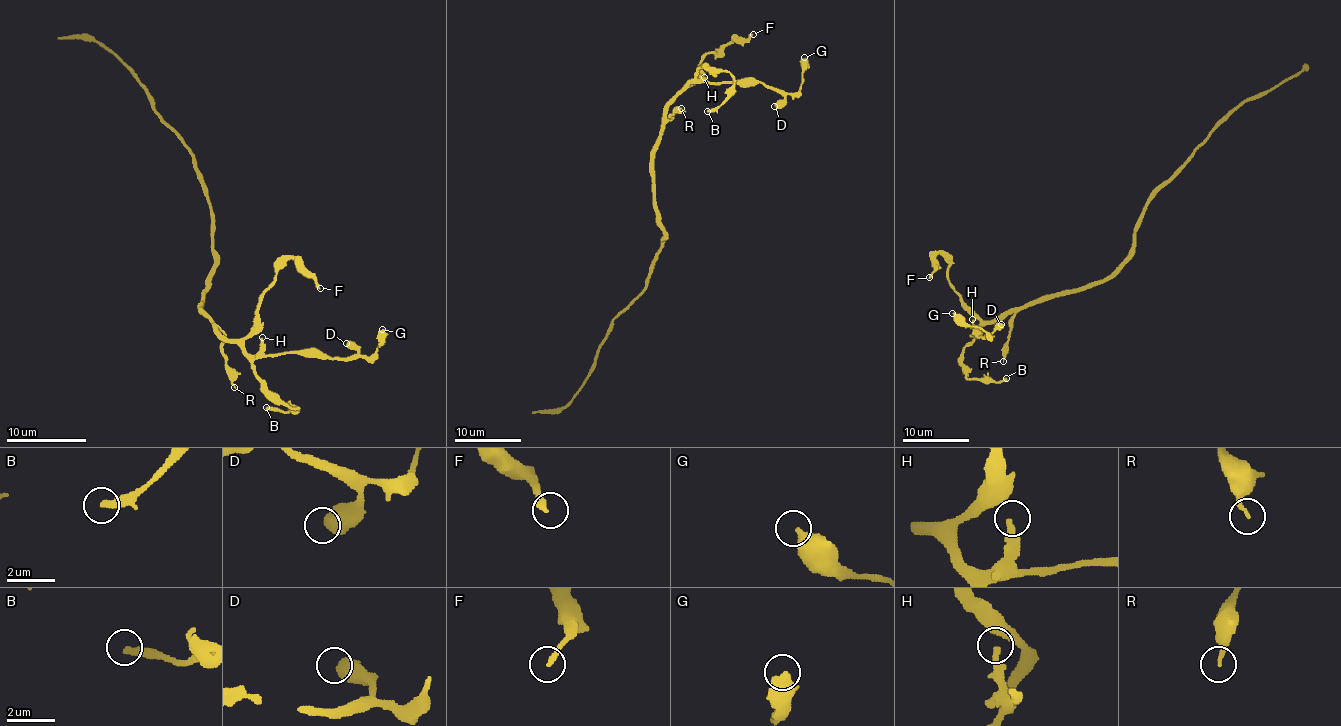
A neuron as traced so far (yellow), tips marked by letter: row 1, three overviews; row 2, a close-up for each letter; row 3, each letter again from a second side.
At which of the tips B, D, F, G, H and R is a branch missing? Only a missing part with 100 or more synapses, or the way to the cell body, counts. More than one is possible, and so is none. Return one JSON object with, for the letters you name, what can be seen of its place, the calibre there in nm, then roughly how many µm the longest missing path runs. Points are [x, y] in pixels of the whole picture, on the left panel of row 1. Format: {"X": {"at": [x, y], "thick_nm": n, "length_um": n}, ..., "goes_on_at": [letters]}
{"goes_on_at": []}

